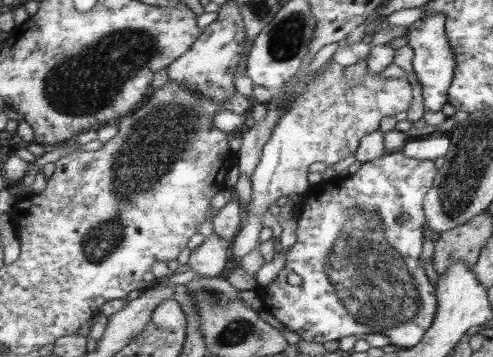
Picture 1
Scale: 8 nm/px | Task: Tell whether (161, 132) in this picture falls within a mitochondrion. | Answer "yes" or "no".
yes

